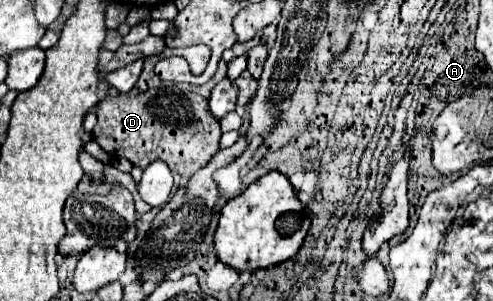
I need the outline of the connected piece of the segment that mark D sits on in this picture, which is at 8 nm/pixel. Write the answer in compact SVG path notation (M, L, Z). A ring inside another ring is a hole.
M196 45L188 48L177 49L165 49L163 53L159 55L151 55L145 59L145 67L143 67L143 73L137 81L137 85L129 91L129 93L123 93L119 95L117 99L111 99L111 97L105 97L99 101L97 105L97 127L93 129L93 139L101 145L101 149L105 153L109 153L113 159L119 159L119 157L125 157L133 163L133 167L139 167L139 169L145 169L149 163L153 163L155 159L161 159L169 165L169 169L173 173L177 173L181 177L181 185L185 185L189 181L189 177L199 171L201 167L205 167L209 163L209 159L219 151L219 139L221 139L221 125L219 125L219 119L215 119L211 113L209 113L209 93L213 89L215 83L219 83L221 79L227 77L227 63L225 61L219 61L219 69L215 73L215 77L211 79L211 83L205 83L205 85L191 85L191 83L167 83L163 79L159 79L153 71L155 63L163 57L169 57L169 55L177 55L184 57L190 66L191 71L195 75L201 74L210 59L211 50L206 45Z

